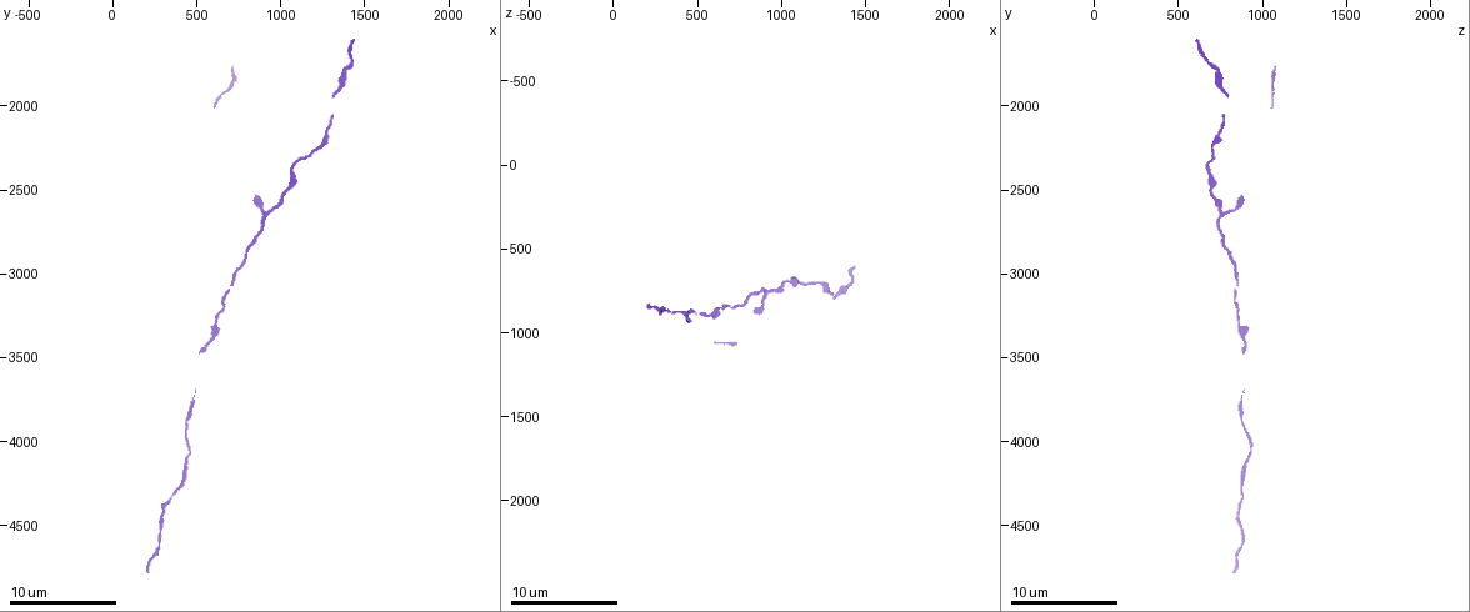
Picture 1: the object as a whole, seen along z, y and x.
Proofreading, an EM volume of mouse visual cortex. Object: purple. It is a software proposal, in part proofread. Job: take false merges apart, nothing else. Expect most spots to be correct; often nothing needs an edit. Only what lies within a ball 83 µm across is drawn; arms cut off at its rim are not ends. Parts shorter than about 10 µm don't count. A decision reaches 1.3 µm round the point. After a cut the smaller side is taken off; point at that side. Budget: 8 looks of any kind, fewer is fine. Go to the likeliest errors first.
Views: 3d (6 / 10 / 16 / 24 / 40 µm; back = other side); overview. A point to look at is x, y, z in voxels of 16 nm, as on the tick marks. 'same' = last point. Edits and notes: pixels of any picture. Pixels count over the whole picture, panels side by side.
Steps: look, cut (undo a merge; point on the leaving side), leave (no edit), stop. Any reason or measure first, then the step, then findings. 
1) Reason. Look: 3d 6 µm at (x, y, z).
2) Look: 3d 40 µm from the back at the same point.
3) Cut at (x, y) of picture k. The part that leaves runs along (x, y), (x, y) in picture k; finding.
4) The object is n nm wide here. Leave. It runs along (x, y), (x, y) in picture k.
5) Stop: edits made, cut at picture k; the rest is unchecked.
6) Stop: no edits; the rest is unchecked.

Two arms in line, one across. Look: 3d 16 µm at (900, 2680, 740).

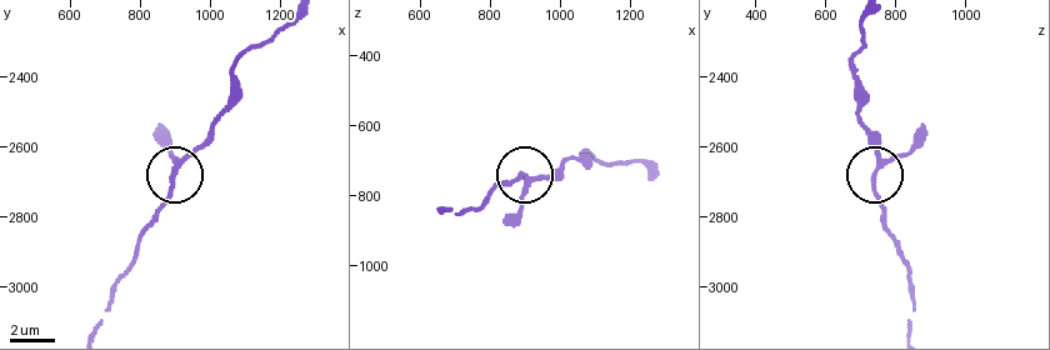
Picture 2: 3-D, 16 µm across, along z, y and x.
Closer look. Look: 3d 6 µm at (900, 2660, 750).

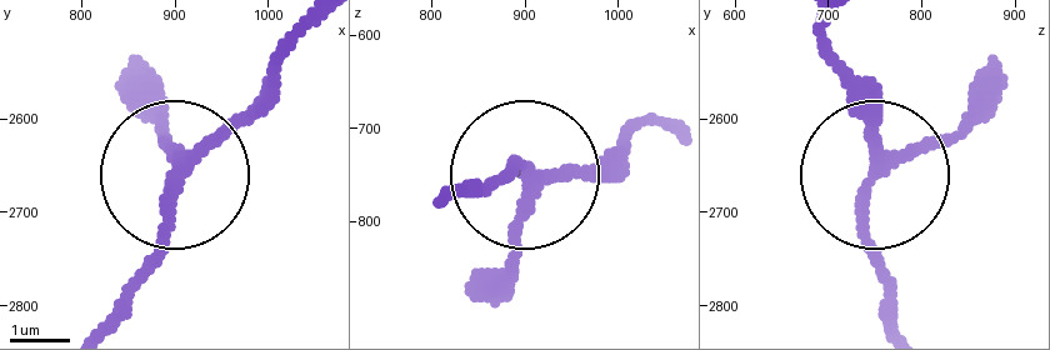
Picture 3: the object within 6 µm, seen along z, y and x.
Leave. It runs along (899, 320), (869, 230), (869, 111), (844, 71) in picture 3; all the same cell.

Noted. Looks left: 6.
Calibre changes. Look: 3d 16 µm at (1320, 1940, 800).

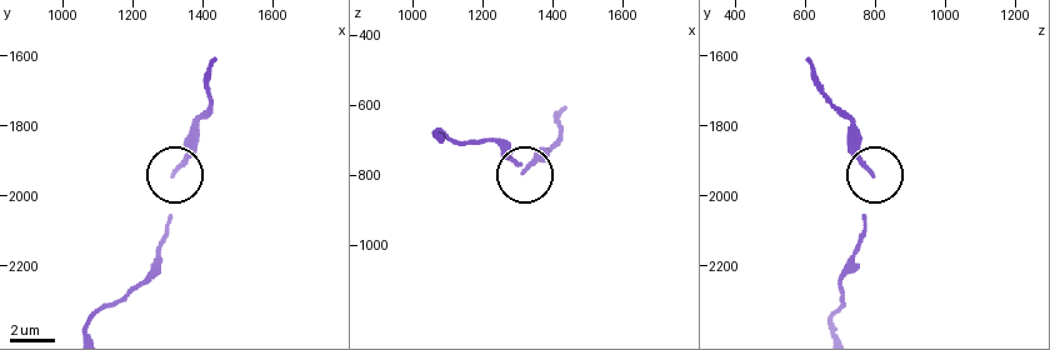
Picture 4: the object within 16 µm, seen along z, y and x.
Leave. Continuous, no second cell.

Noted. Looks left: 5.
Sudden change in width. Look: 3d 10 µm at (440, 3880, 880).

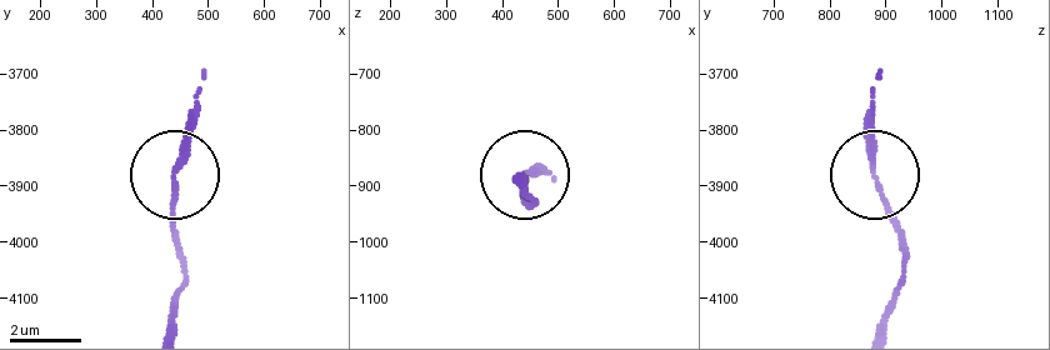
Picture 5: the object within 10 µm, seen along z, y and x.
The object is 180 nm wide here. Leave. One cell here.

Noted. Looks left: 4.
Calibre changes. Look: 3d 10 µm at (1080, 2380, 680).

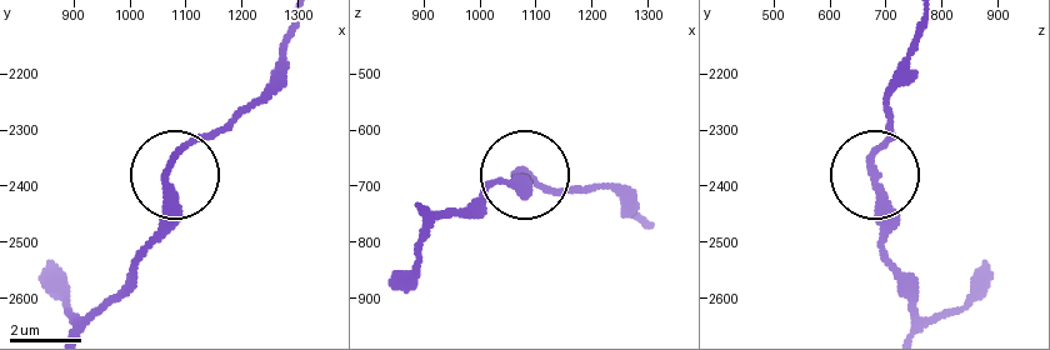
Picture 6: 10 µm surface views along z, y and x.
Leave. All the same cell.

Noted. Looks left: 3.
Stop: no edits; the rest is unchecked.

